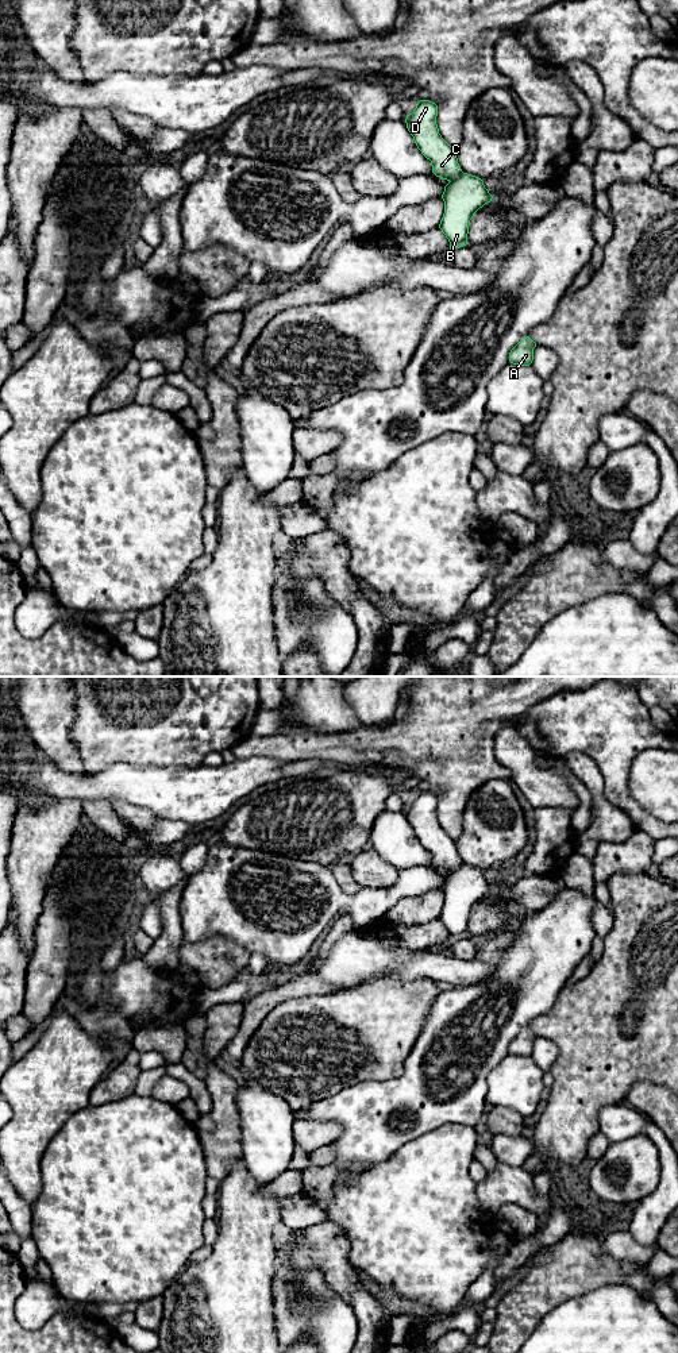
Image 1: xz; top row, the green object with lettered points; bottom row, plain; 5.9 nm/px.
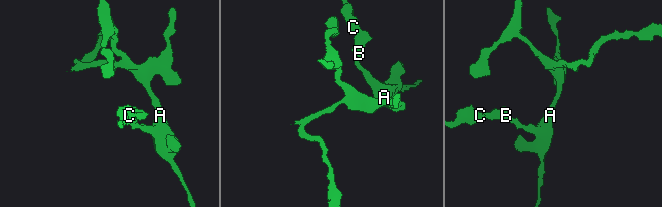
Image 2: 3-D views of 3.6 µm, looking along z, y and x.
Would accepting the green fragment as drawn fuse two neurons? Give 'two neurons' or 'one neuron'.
two neurons

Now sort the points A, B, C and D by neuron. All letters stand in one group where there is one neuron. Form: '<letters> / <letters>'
A B / C D

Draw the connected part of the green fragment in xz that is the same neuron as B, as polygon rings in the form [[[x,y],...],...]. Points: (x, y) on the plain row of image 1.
[[[462,864],[444,878],[442,890],[444,905],[439,920],[448,930],[450,940],[463,938],[467,936],[470,911],[493,887],[481,870]]]

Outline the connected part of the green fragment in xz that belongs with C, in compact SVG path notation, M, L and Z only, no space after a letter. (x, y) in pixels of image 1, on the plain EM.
M420 791L413 803L407 807L405 814L417 840L431 852L432 864L452 872L463 863L455 841L439 825L436 807L438 797L429 791Z

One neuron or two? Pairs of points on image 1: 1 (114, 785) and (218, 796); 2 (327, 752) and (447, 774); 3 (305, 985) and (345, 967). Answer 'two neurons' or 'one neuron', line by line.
1: one neuron
2: one neuron
3: two neurons

